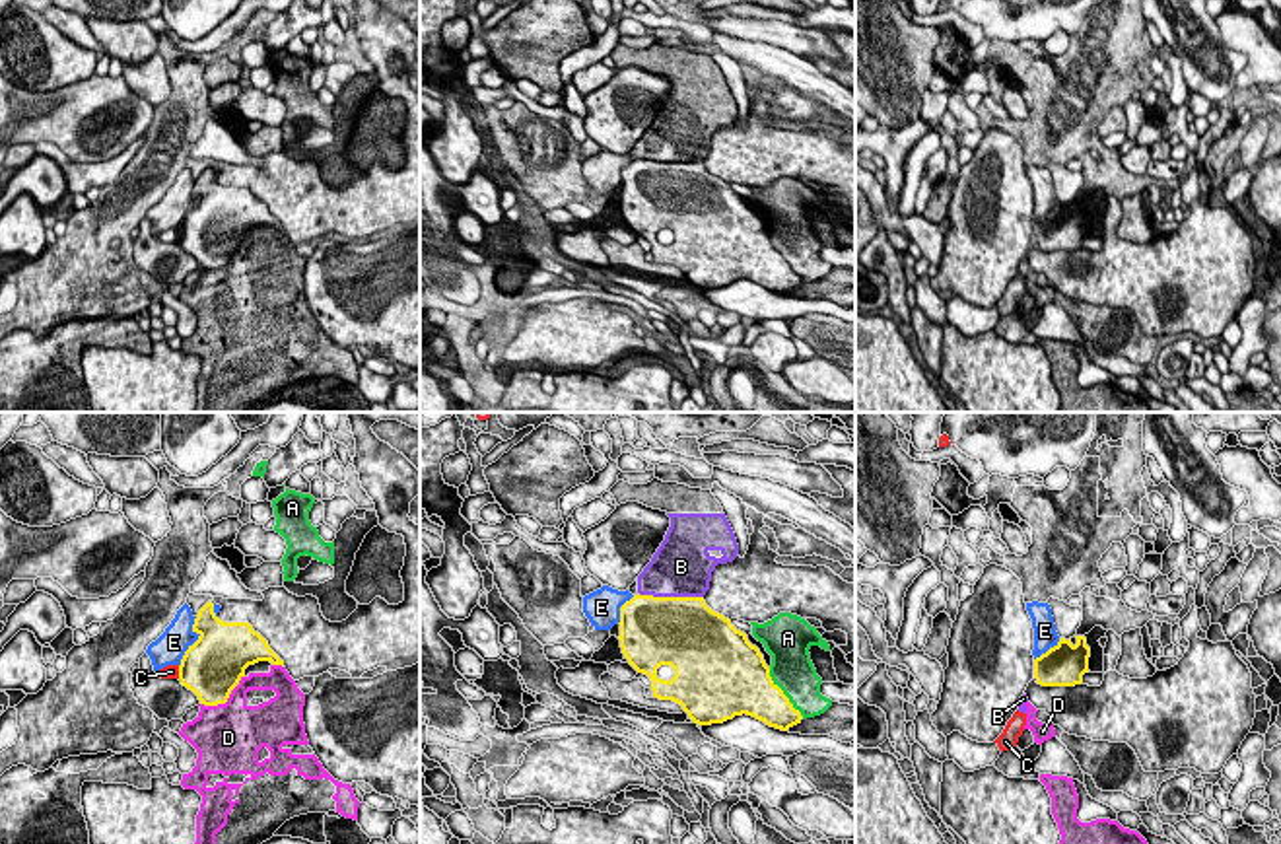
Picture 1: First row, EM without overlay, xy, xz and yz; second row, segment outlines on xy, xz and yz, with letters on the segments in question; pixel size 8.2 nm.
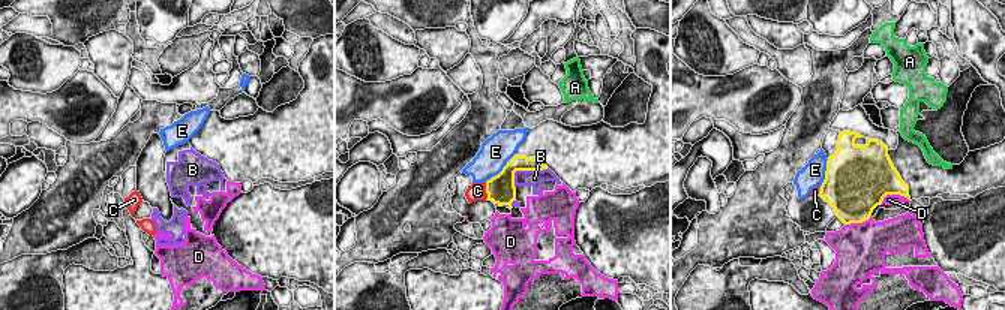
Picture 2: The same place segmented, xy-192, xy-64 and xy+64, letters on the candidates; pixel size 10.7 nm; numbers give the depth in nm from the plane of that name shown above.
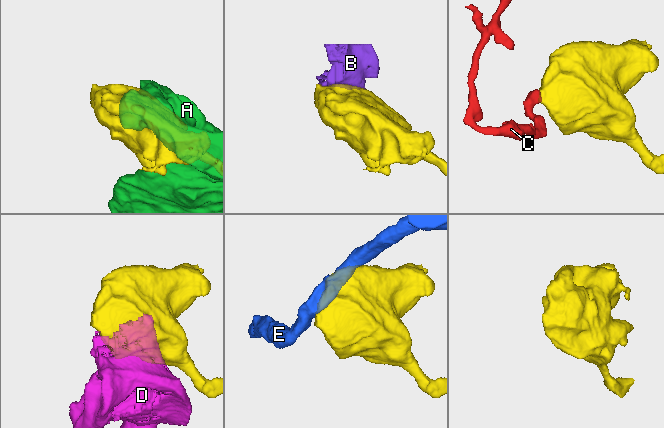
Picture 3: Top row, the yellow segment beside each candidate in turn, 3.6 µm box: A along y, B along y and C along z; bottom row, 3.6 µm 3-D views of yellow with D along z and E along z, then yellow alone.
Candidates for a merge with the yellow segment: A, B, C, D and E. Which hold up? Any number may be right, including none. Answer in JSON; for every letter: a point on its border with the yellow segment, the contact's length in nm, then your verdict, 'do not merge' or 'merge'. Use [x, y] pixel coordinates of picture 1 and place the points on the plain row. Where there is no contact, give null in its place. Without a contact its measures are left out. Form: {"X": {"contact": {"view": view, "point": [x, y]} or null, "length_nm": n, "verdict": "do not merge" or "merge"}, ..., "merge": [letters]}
{"A": {"contact": {"view": "xz", "point": [782, 257]}, "length_nm": 500, "verdict": "do not merge"}, "B": {"contact": {"view": "xz", "point": [671, 162]}, "length_nm": 550, "verdict": "do not merge"}, "C": {"contact": {"view": "xy", "point": [179, 236]}, "length_nm": 110, "verdict": "do not merge"}, "D": {"contact": {"view": "xy", "point": [226, 265]}, "length_nm": 440, "verdict": "do not merge"}, "E": {"contact": {"view": "xy", "point": [195, 207]}, "length_nm": 440, "verdict": "do not merge"}, "merge": []}

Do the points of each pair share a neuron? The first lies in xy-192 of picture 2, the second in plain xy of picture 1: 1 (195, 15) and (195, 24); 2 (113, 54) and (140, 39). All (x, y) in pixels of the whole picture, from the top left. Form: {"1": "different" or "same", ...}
{"1": "different", "2": "same"}

